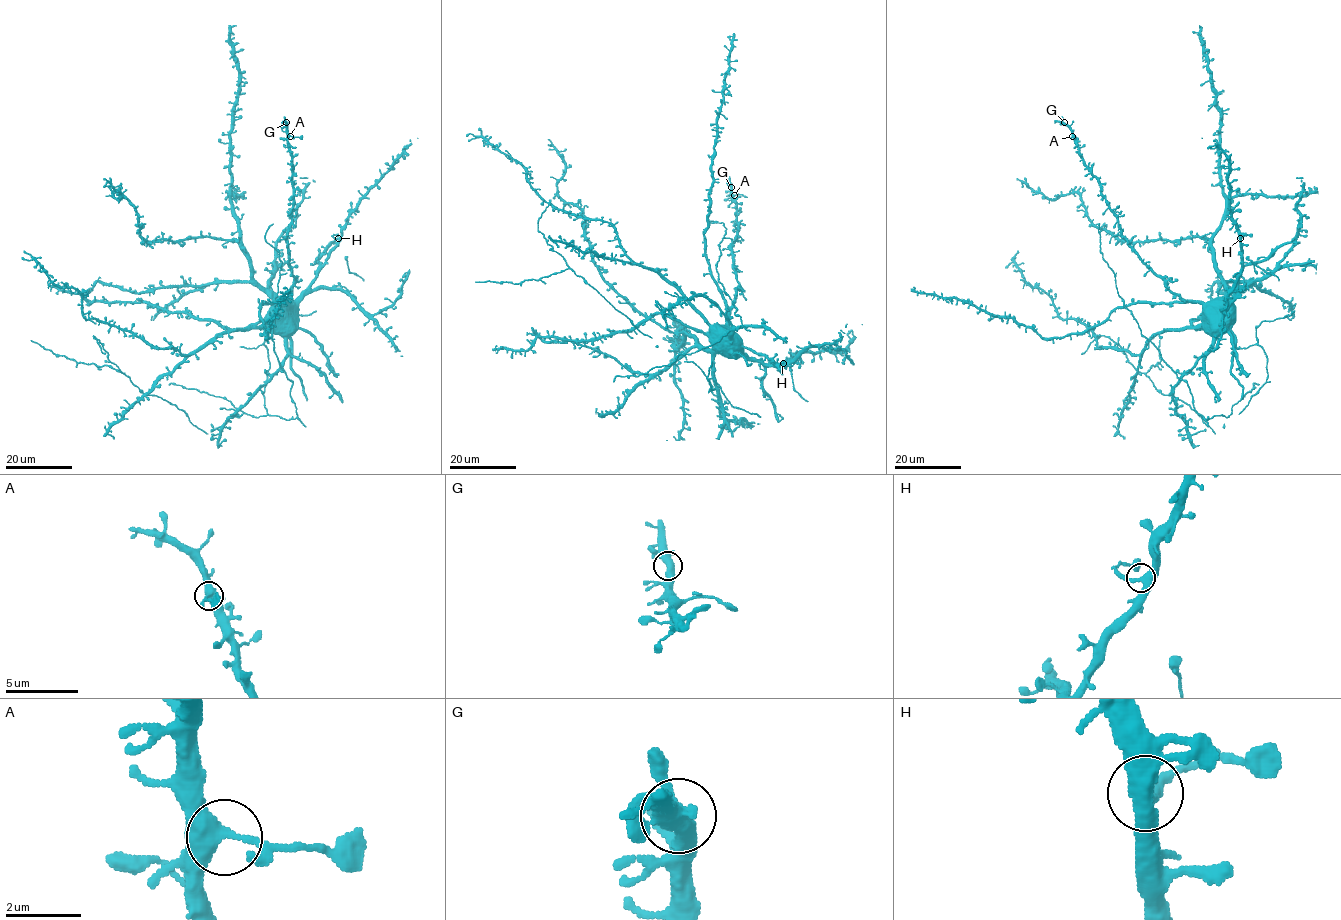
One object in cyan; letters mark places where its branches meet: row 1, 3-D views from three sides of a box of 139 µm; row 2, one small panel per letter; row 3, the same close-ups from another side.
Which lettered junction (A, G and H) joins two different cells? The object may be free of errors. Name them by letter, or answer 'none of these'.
A

